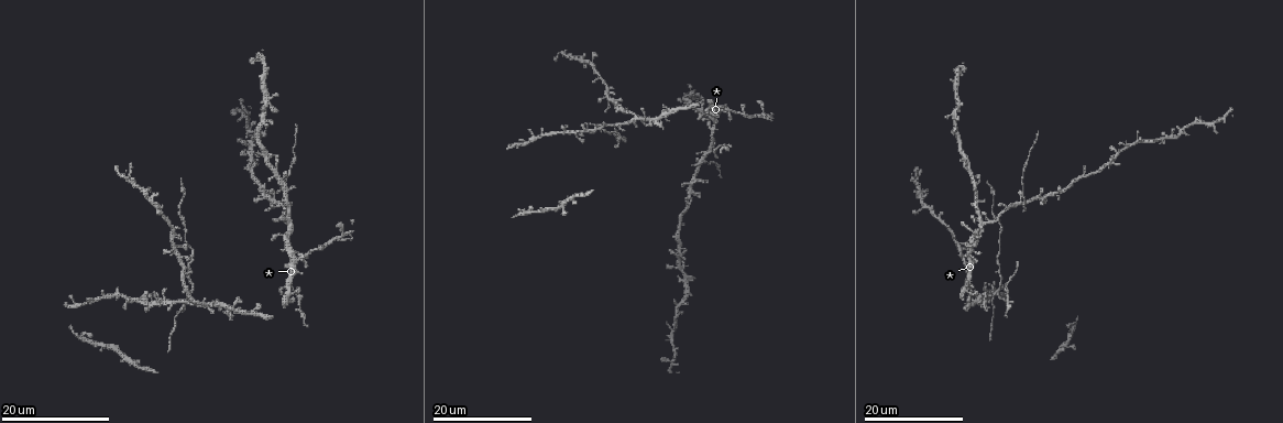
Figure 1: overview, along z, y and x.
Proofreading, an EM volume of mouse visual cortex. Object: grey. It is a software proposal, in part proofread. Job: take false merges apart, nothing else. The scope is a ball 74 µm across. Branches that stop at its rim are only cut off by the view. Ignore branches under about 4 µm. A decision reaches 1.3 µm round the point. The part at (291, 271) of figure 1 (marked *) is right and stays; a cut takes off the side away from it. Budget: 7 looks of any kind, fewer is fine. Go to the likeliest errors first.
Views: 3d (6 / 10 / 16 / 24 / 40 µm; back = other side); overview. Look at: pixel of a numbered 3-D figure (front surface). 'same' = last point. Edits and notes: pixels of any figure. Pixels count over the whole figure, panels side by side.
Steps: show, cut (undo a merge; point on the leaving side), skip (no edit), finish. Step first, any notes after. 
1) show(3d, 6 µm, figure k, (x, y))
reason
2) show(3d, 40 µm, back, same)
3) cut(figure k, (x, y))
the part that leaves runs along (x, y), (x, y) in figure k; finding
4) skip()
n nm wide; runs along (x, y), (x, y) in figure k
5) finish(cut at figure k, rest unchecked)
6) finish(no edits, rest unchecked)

show(3d, 16 µm, figure 1, (290, 252))
branch point

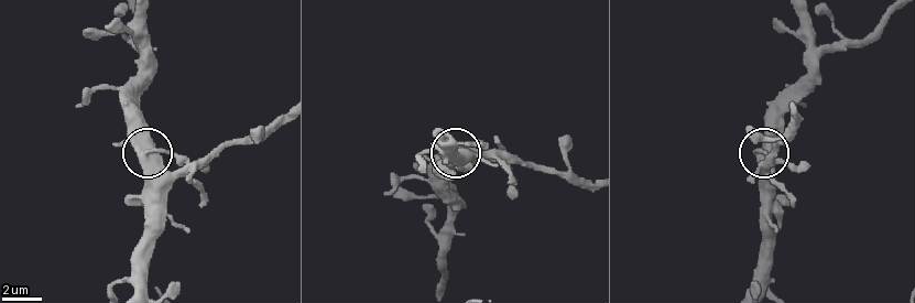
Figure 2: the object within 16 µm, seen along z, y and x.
show(3d, 6 µm, figure 2, (769, 147))
closer look

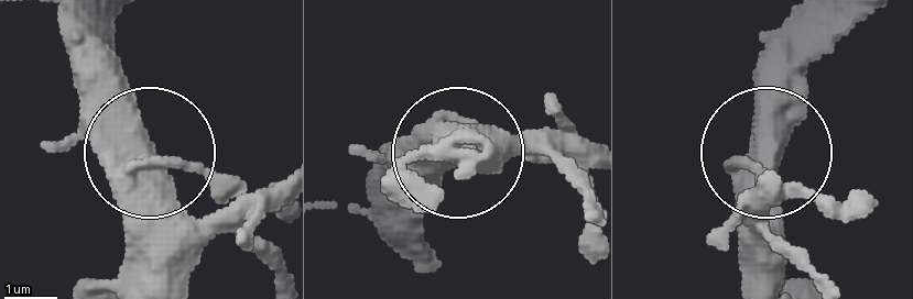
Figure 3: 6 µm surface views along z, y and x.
skip()
all the same neuron

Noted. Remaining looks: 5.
show(3d, 24 µm, figure 1, (1020, 204))
four or more arms meet

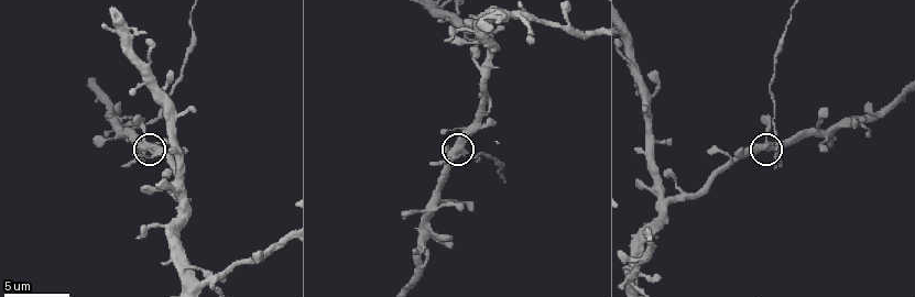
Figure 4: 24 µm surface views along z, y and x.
show(3d, 6 µm, figure 4, (771, 145))

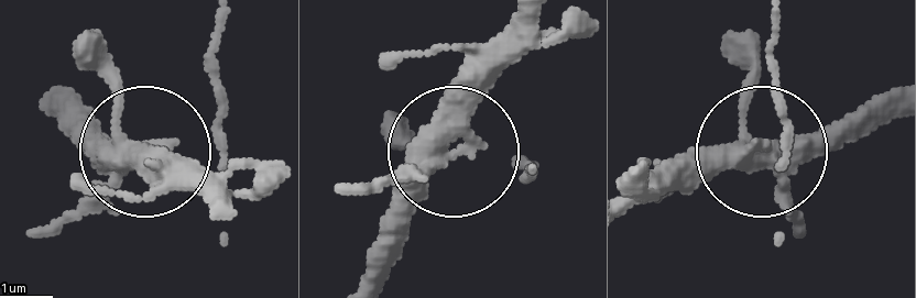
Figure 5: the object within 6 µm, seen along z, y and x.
show(3d, 6 µm, back, figure 5, (459, 142))

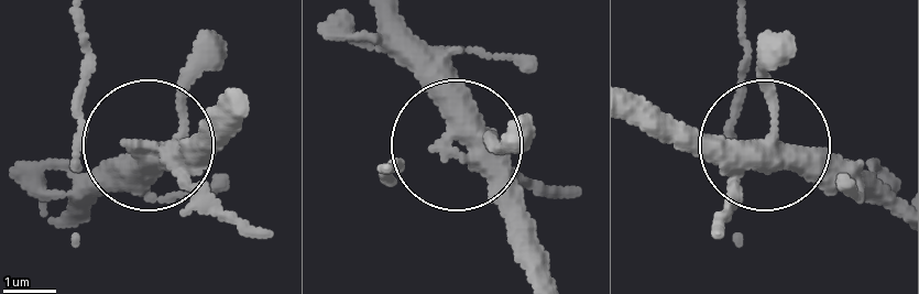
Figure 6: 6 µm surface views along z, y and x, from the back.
skip()
4 arms; runs along (83, 219), (140, 150), (83, 119), (78, 84) in figure 6; continuous, no second neuron

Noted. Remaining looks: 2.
show(3d, 24 µm, figure 1, (994, 296))
three arms meet

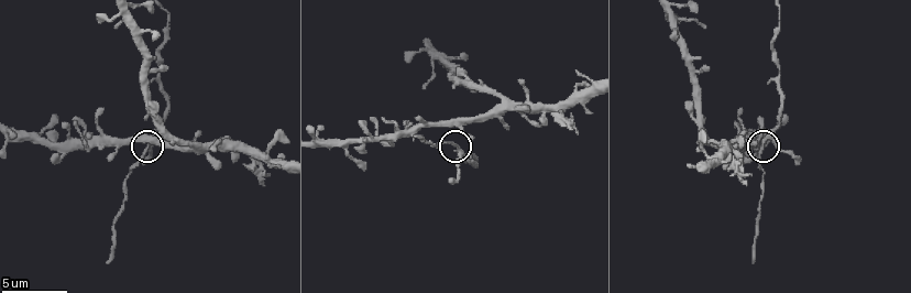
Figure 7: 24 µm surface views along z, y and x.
show(3d, 10 µm, figure 7, (455, 147))

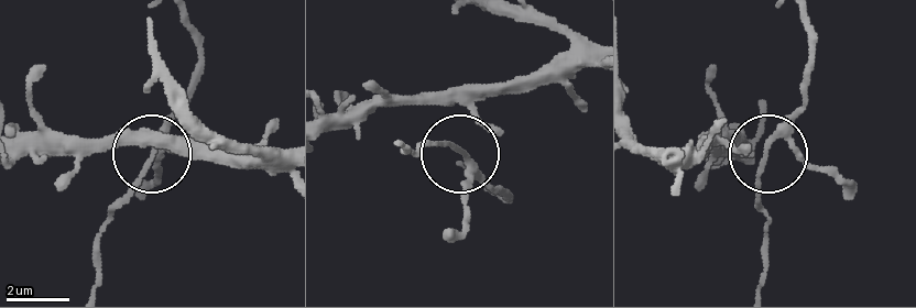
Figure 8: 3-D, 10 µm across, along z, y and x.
skip()
runs along (592, 55), (553, 57), (482, 102), (461, 152), (495, 186) in figure 8; continuous, no second neuron

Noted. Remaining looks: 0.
finish(no edits, rest unchecked)

